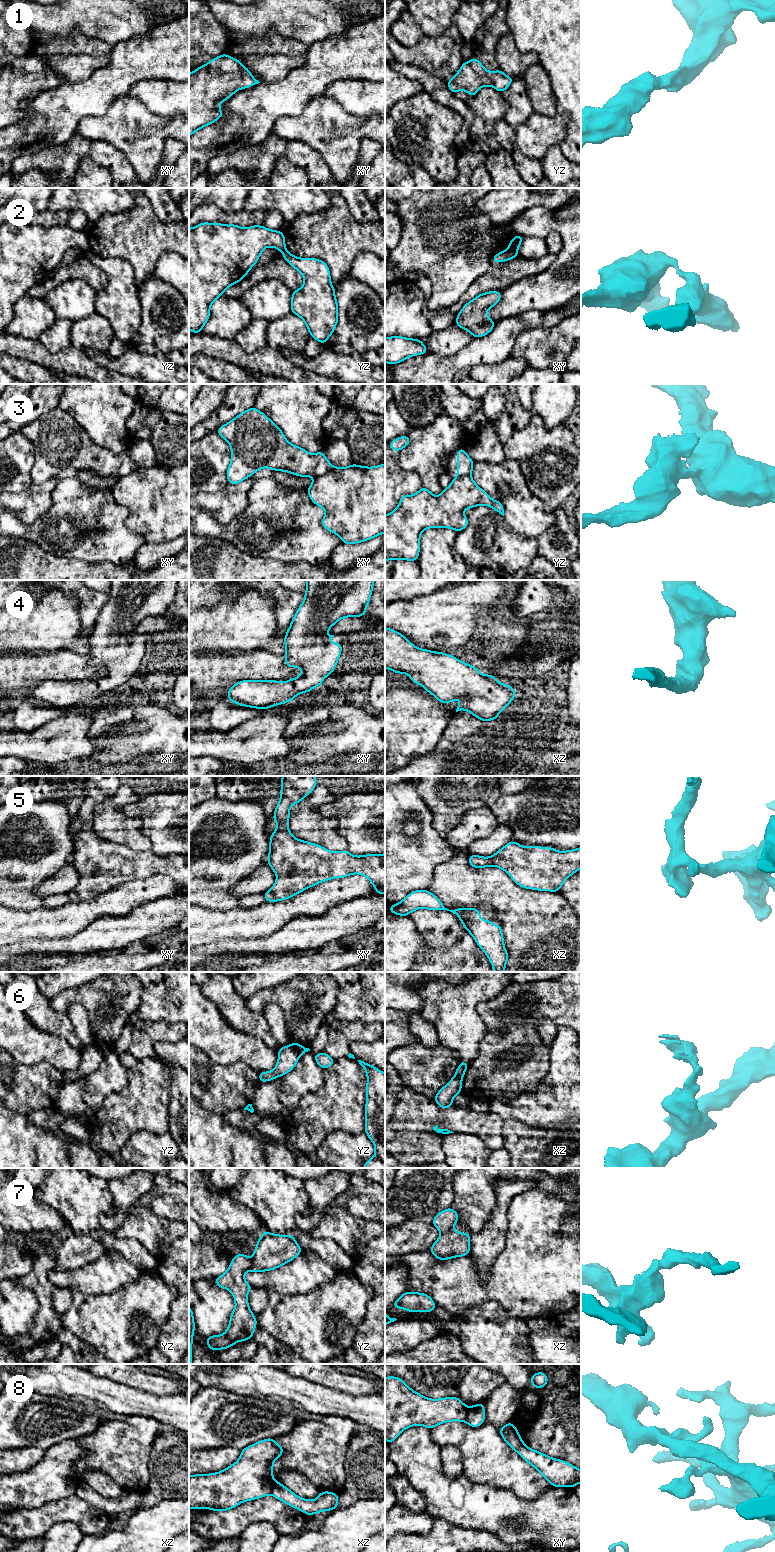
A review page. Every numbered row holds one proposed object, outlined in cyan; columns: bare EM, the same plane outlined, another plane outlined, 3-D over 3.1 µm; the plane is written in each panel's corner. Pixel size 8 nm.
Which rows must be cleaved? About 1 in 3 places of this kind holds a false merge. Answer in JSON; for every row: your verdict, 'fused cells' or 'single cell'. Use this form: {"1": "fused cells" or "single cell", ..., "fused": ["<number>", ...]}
{"1": "single cell", "2": "fused cells", "3": "fused cells", "4": "single cell", "5": "single cell", "6": "fused cells", "7": "fused cells", "8": "fused cells", "fused": ["2", "3", "6", "7", "8"]}

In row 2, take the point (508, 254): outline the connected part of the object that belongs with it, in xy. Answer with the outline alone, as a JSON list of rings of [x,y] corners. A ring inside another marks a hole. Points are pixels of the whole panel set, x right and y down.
[[[506,249],[493,256],[492,261],[495,263],[504,262],[504,261],[511,260],[518,255],[519,254],[517,250]]]

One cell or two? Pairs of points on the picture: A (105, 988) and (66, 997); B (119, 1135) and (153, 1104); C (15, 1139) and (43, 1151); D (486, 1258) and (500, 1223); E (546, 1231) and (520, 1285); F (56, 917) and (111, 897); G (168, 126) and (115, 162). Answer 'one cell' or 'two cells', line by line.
A: one cell
B: one cell
C: one cell
D: one cell
E: one cell
F: one cell
G: two cells

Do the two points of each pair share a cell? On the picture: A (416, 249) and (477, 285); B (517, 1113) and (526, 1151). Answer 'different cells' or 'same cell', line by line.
A: different cells
B: different cells

